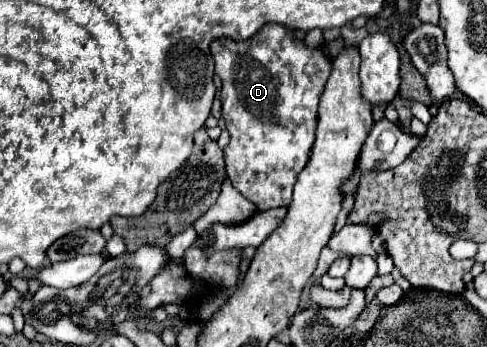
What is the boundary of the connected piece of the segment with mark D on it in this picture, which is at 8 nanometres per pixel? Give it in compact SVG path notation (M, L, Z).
M270 23L246 41L214 39L210 53L216 63L216 75L222 79L222 119L230 131L230 143L224 149L224 161L232 185L260 211L288 207L292 199L292 187L308 163L314 145L318 101L332 69L326 51L322 49L320 55L320 49L312 49L304 45L304 41L296 39L294 29Z

